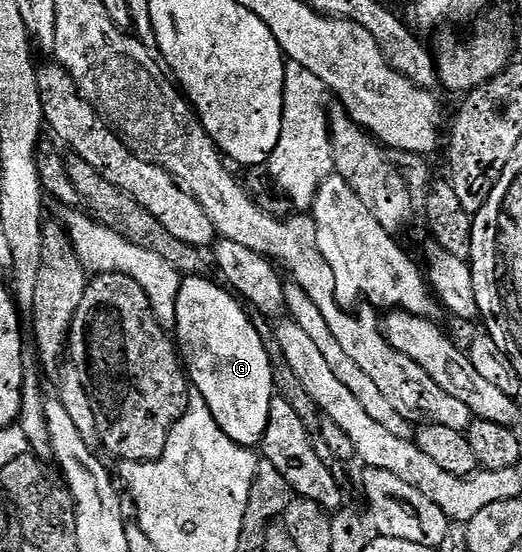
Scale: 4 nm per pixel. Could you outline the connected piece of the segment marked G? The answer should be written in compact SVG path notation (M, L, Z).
M203 274L189 276L180 283L173 336L181 353L181 363L188 381L193 385L194 391L205 398L205 406L209 406L209 414L213 414L217 426L225 430L225 434L242 448L254 449L262 445L269 422L271 401L277 396L275 368L266 346L263 345L266 344L265 337L255 329L254 319L250 315L247 317L248 309L222 283L214 284L205 277Z

